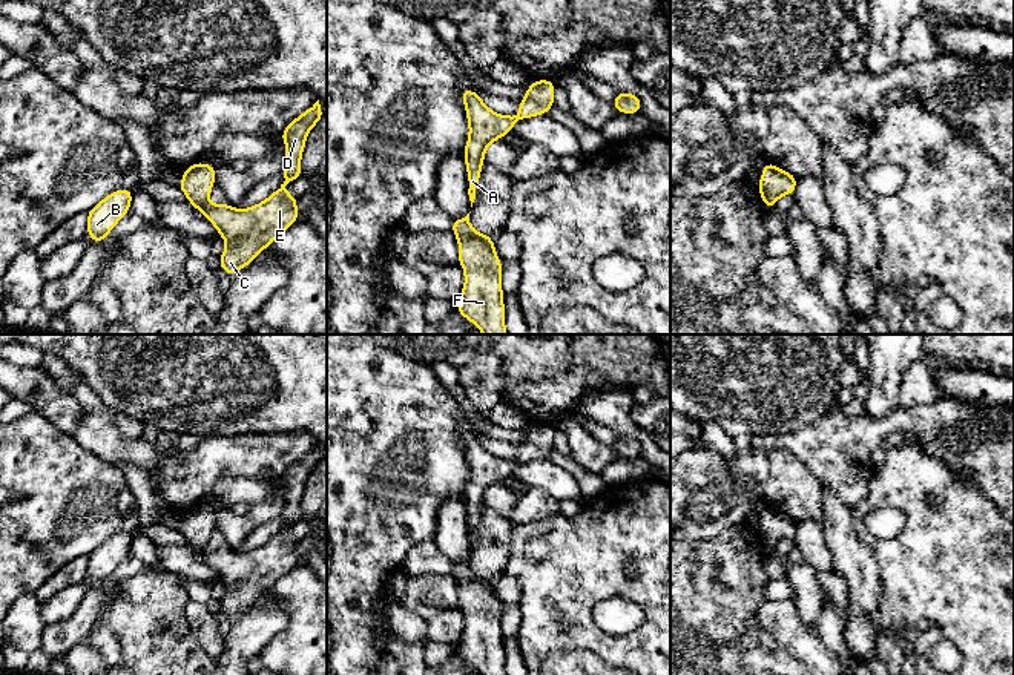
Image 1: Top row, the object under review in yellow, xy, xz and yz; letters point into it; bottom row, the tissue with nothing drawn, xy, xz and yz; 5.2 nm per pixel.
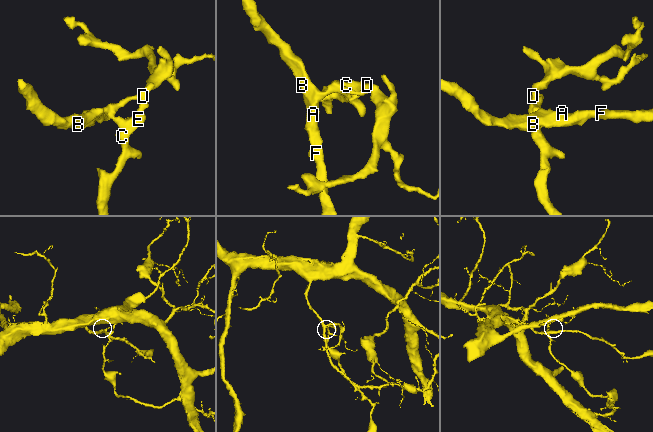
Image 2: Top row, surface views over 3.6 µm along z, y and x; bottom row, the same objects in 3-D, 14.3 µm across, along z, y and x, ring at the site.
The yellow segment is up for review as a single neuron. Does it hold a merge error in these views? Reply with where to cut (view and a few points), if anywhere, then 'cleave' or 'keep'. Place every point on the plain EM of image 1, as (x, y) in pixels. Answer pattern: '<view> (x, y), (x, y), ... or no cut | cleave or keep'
xy (213, 522), (210, 528), (192, 534), (186, 534), (181, 530) | cleave

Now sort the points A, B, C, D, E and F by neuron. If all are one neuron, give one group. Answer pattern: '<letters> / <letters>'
A B F / C D E

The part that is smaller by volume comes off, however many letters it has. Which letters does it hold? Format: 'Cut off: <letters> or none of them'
Cut off: C, D, E

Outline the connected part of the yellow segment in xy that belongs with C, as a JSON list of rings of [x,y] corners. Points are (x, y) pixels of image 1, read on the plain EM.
[[[318,443],[282,474],[281,480],[287,492],[282,514],[285,525],[265,545],[253,551],[238,554],[230,548],[209,548],[213,528],[189,535],[183,531],[183,523],[179,525],[178,531],[189,546],[218,572],[218,578],[227,586],[227,592],[219,598],[221,615],[232,618],[247,611],[261,594],[270,591],[284,574],[299,563],[298,542],[288,538],[285,529],[302,520],[301,500],[305,483],[322,460]]]

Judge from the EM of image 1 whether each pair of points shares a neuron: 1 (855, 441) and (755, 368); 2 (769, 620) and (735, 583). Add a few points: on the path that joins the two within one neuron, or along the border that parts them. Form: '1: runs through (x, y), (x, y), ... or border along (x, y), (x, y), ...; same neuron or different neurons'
1: border along (835, 405), (801, 428), (789, 431); different neurons
2: border along (766, 600), (758, 612), (757, 626), (778, 640); different neurons

